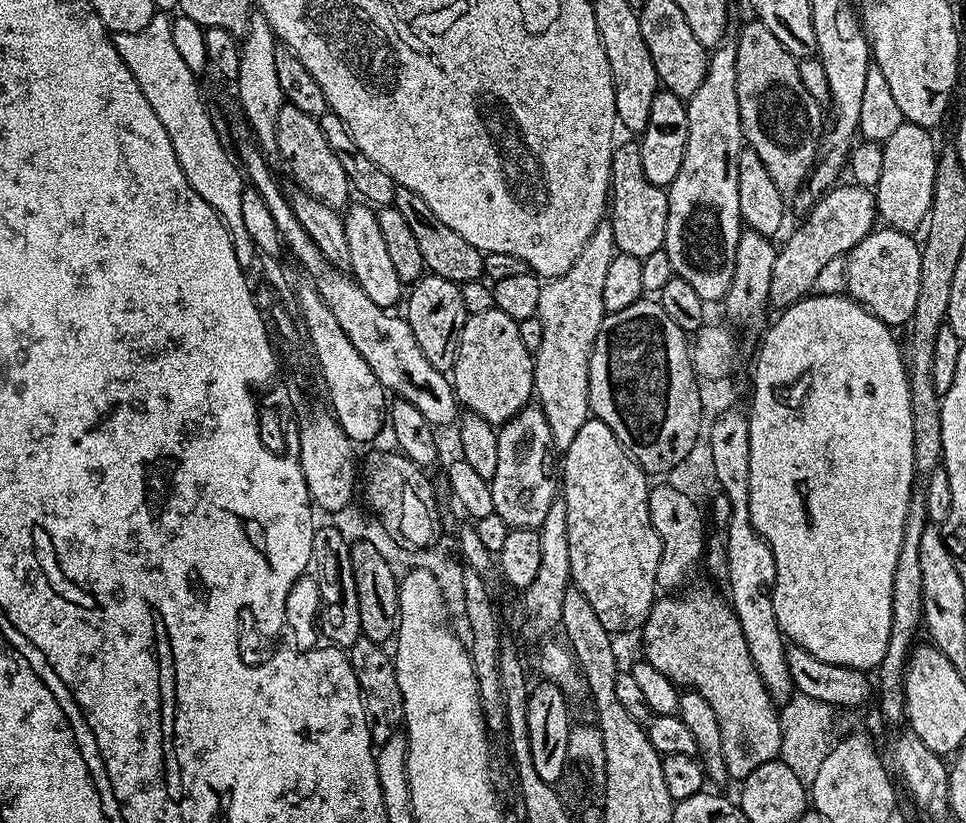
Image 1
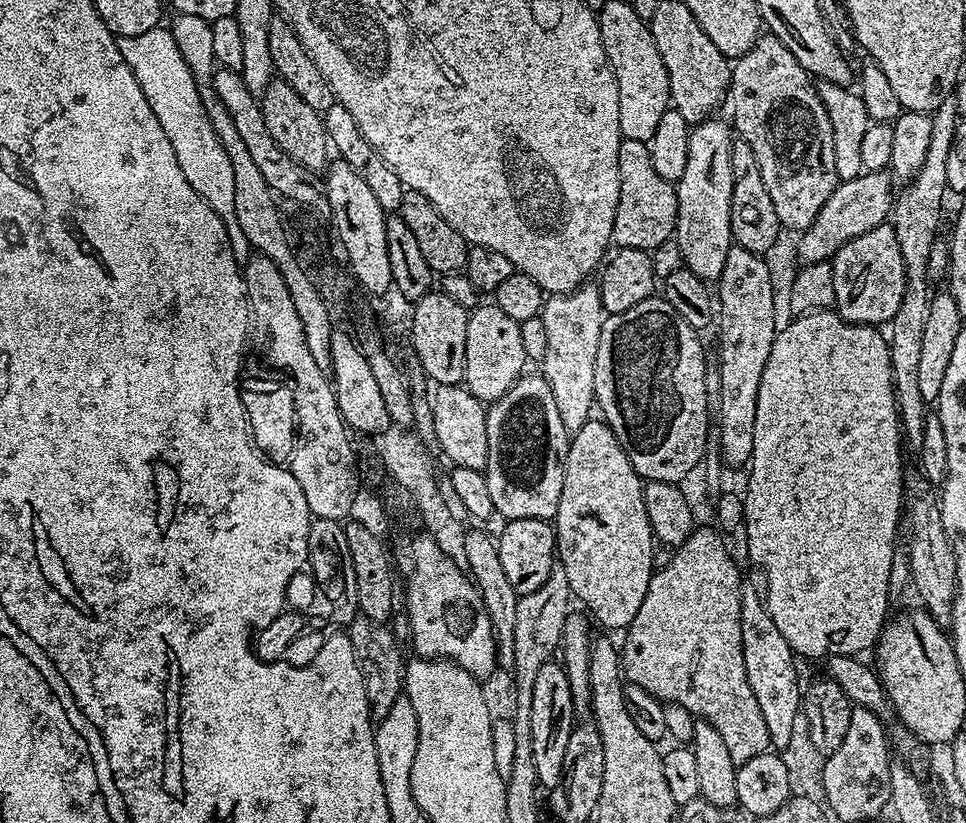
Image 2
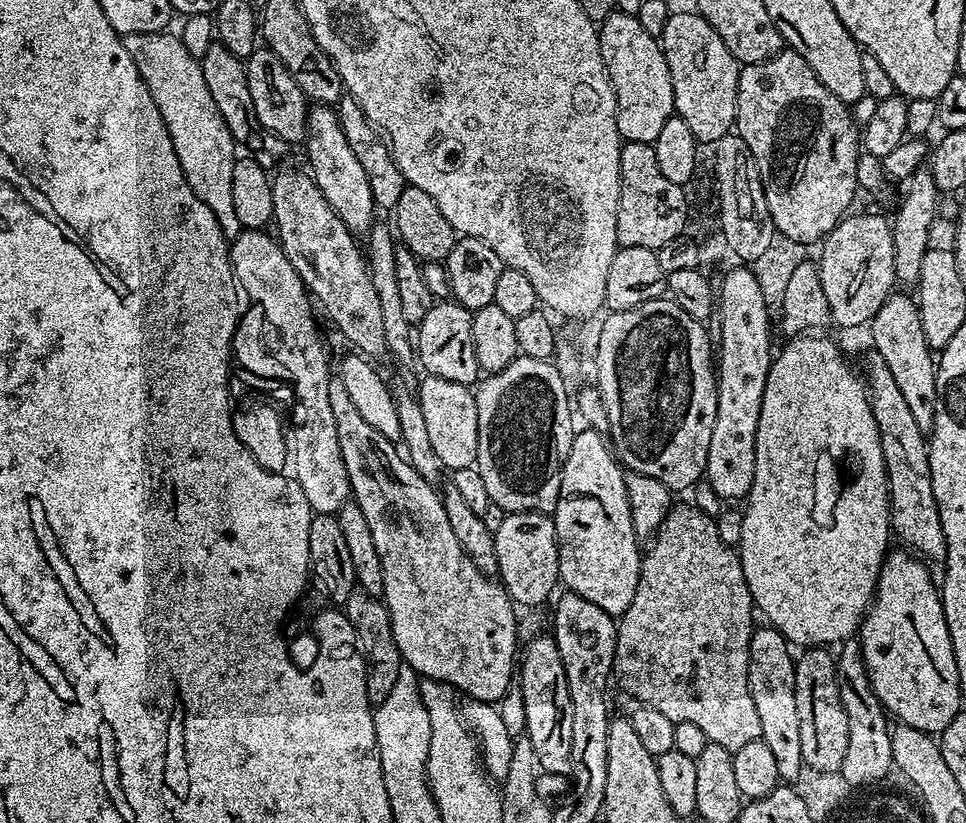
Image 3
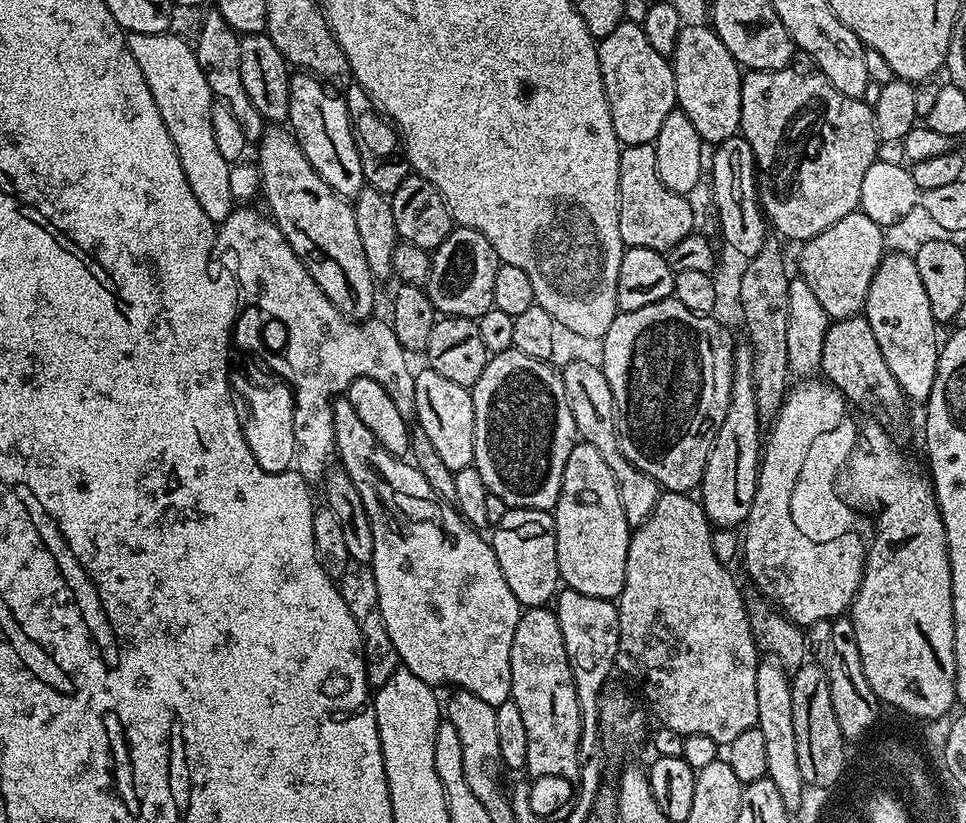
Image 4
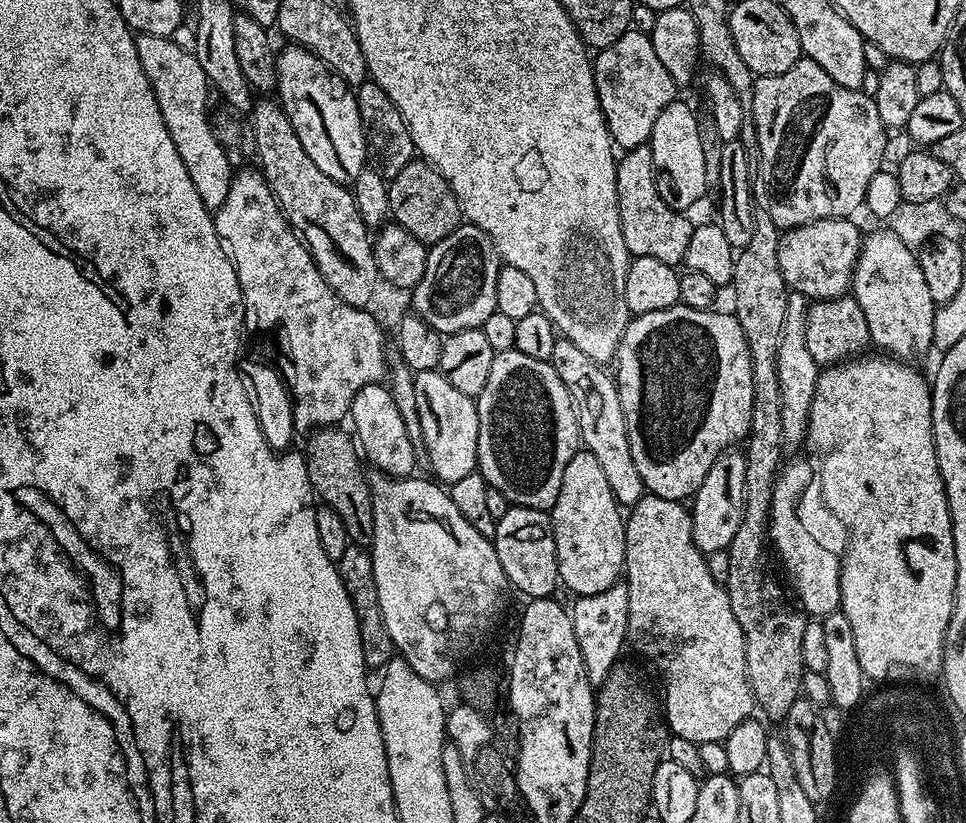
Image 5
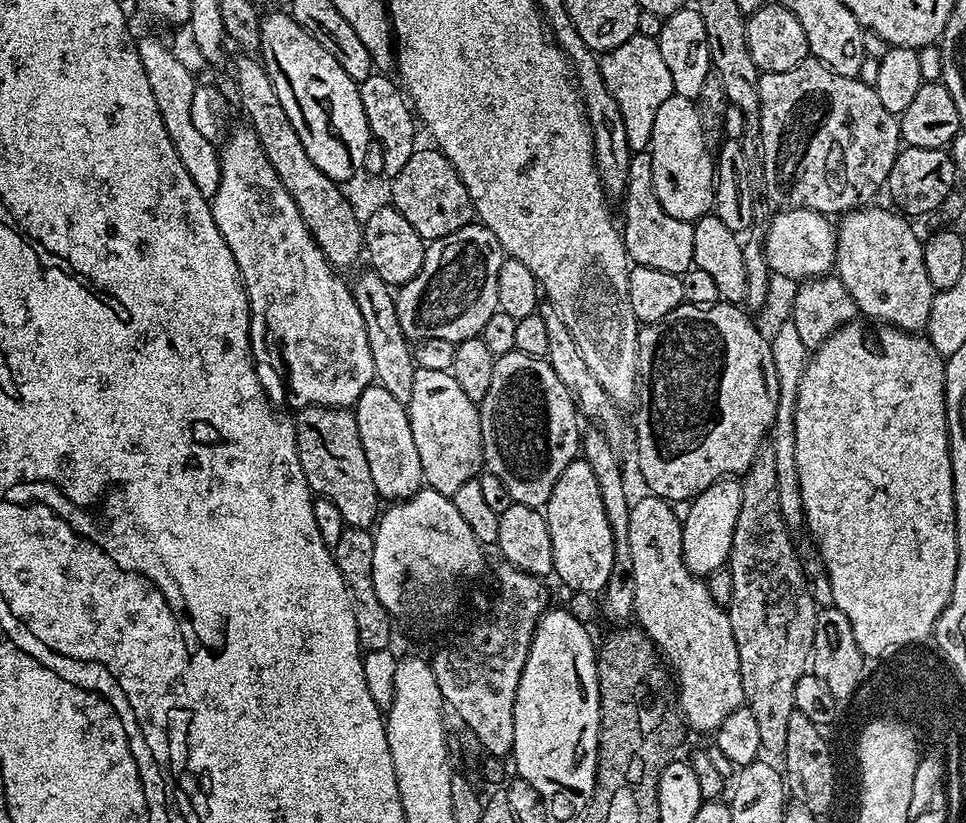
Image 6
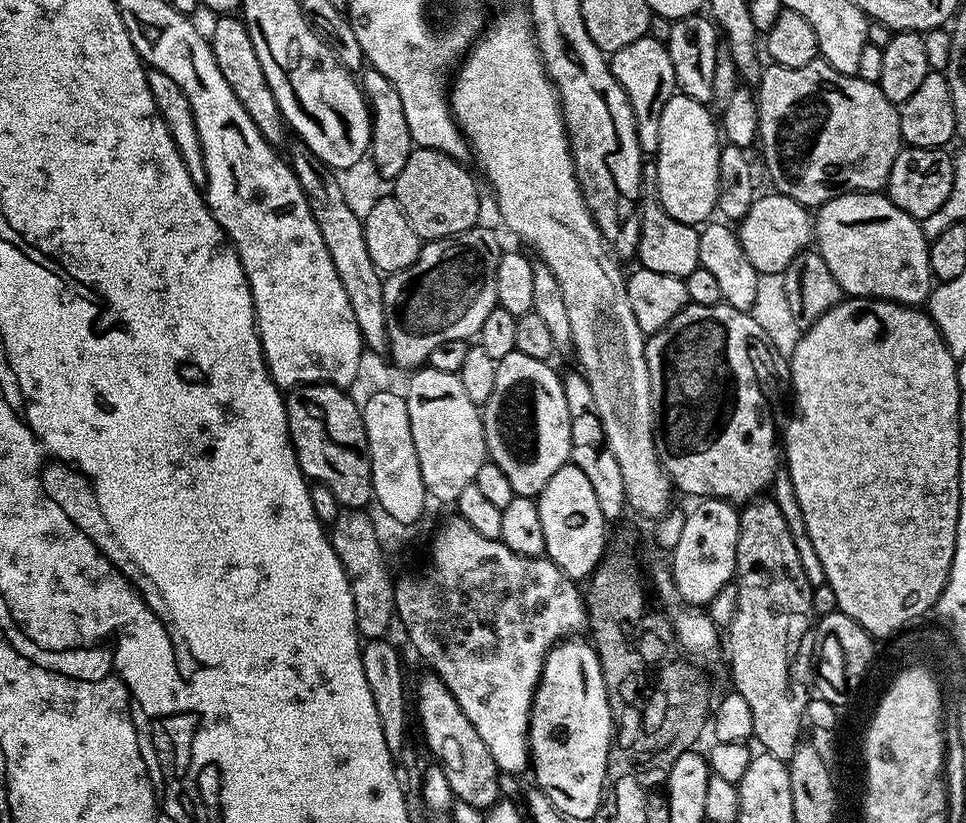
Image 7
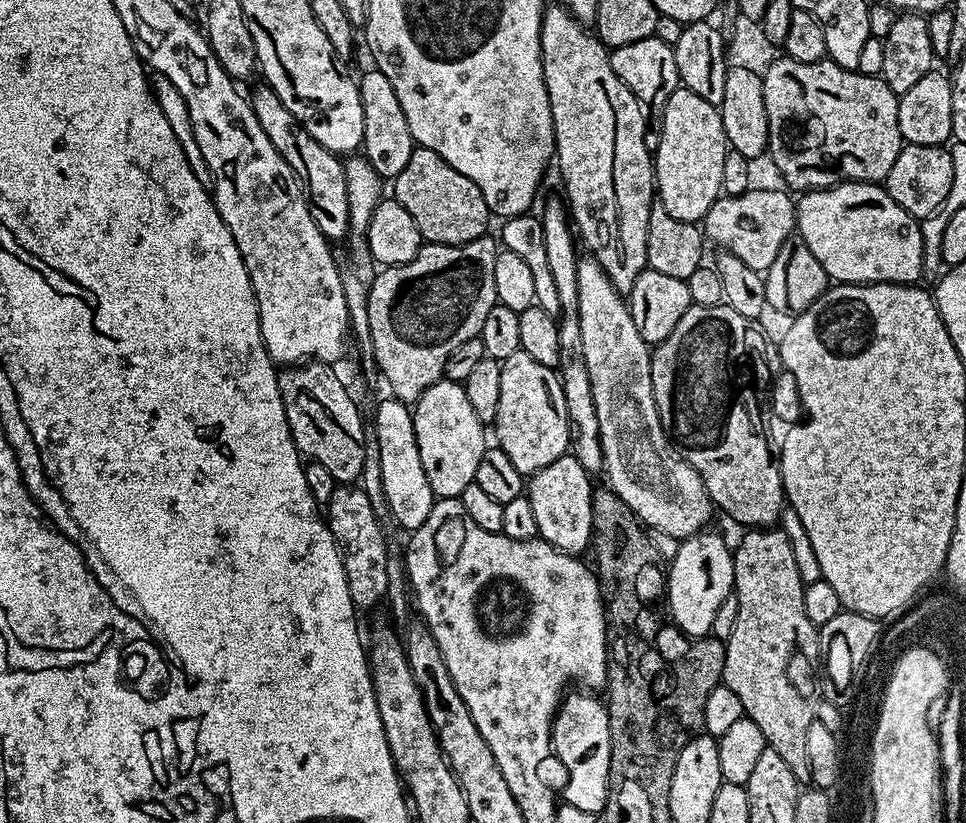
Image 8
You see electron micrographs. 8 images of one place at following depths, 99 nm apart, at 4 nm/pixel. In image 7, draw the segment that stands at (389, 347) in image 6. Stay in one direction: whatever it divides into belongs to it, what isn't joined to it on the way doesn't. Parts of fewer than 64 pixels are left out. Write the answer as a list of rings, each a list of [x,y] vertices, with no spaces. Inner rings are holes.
[[[296,142],[289,152],[287,159],[292,165],[298,182],[308,196],[309,204],[323,241],[330,251],[331,261],[341,279],[346,296],[350,300],[351,310],[357,319],[359,332],[363,336],[365,347],[372,352],[385,353],[388,346],[386,334],[385,300],[383,277],[373,264],[368,254],[363,221],[354,216],[348,209],[336,176],[330,171],[328,165],[323,164],[310,150],[310,146]]]

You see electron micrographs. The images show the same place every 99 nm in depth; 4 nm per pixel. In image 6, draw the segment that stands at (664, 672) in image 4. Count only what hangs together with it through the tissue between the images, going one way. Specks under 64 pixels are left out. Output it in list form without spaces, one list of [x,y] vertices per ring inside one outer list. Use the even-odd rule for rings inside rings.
[[[644,494],[640,501],[633,503],[630,507],[630,534],[628,541],[630,542],[630,558],[634,558],[634,613],[635,623],[640,631],[645,632],[656,645],[656,651],[662,657],[663,663],[670,669],[671,675],[674,677],[675,687],[678,689],[678,711],[687,727],[692,728],[696,732],[715,733],[718,726],[722,726],[722,722],[726,722],[729,714],[734,714],[734,710],[738,710],[744,704],[744,687],[742,686],[742,674],[740,673],[740,663],[738,662],[738,646],[734,642],[734,630],[730,630],[730,618],[726,611],[725,605],[719,604],[710,596],[710,590],[707,583],[701,577],[695,576],[693,572],[686,566],[686,562],[682,558],[682,530],[684,525],[681,520],[674,518],[674,510],[671,503],[663,500],[660,496]]]

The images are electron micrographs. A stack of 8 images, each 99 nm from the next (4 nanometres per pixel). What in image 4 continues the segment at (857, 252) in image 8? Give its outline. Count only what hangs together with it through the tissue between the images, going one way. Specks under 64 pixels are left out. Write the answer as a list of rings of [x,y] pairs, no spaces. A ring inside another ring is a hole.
[[[889,251],[882,258],[882,262],[870,282],[870,290],[866,294],[862,314],[870,322],[870,330],[874,330],[874,338],[878,338],[882,358],[886,358],[886,366],[890,366],[890,374],[894,374],[905,397],[913,405],[915,405],[914,403],[923,405],[930,398],[930,390],[934,386],[941,345],[938,340],[936,344],[938,325],[934,314],[930,311],[930,297],[922,287],[922,277],[919,276],[918,266],[911,255]]]

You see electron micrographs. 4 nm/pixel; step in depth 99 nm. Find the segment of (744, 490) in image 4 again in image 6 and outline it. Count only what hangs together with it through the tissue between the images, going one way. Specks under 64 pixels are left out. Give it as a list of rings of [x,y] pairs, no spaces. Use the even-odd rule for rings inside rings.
[[[715,480],[691,501],[690,514],[682,522],[682,558],[695,576],[707,578],[728,563],[728,555],[734,542],[734,526],[738,522],[738,510],[742,506],[740,480]]]

